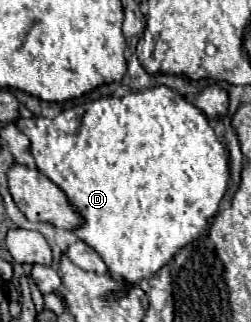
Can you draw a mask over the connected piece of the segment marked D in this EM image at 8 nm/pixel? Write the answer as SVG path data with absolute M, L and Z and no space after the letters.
M151 87L151 89L141 89L141 91L133 91L125 97L99 97L95 101L87 101L81 105L75 105L71 109L61 111L55 119L45 119L45 117L31 117L31 119L19 119L17 125L21 127L21 131L31 139L31 155L37 161L39 171L49 177L57 187L61 187L65 191L65 195L69 197L71 205L81 213L81 217L85 219L85 223L81 227L77 227L73 233L83 239L87 245L91 245L107 263L109 273L113 277L121 277L127 281L127 287L131 285L139 285L141 279L149 279L151 275L155 275L165 263L171 261L171 257L185 247L187 243L195 241L199 235L203 235L209 229L207 217L215 215L219 211L221 199L227 193L227 183L229 183L229 153L227 149L221 145L221 141L215 137L213 127L209 125L207 115L203 115L203 111L199 111L193 103L185 101L183 95L179 95L177 91L169 89L169 87Z

